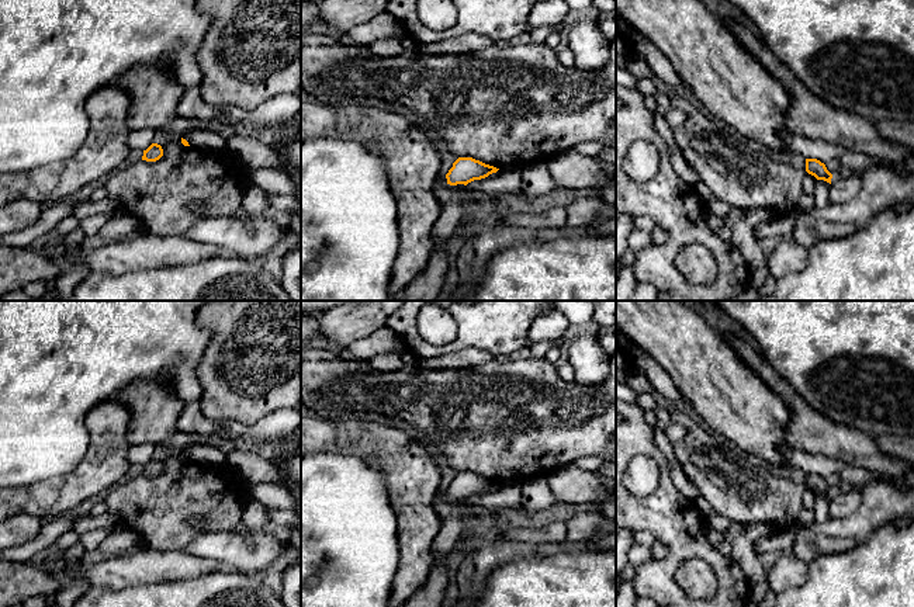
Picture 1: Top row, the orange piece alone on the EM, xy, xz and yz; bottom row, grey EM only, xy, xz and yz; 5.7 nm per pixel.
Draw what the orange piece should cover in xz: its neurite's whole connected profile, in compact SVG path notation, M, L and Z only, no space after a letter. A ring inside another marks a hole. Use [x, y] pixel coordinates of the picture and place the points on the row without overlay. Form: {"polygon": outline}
{"polygon": "M458 472L453 482L446 489L447 499L457 500L468 497L474 495L481 495L488 492L492 488L496 488L499 483L485 479L479 475L475 475L472 472Z"}

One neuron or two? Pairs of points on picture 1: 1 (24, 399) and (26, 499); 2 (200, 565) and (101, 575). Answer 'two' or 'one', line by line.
1: two
2: one

